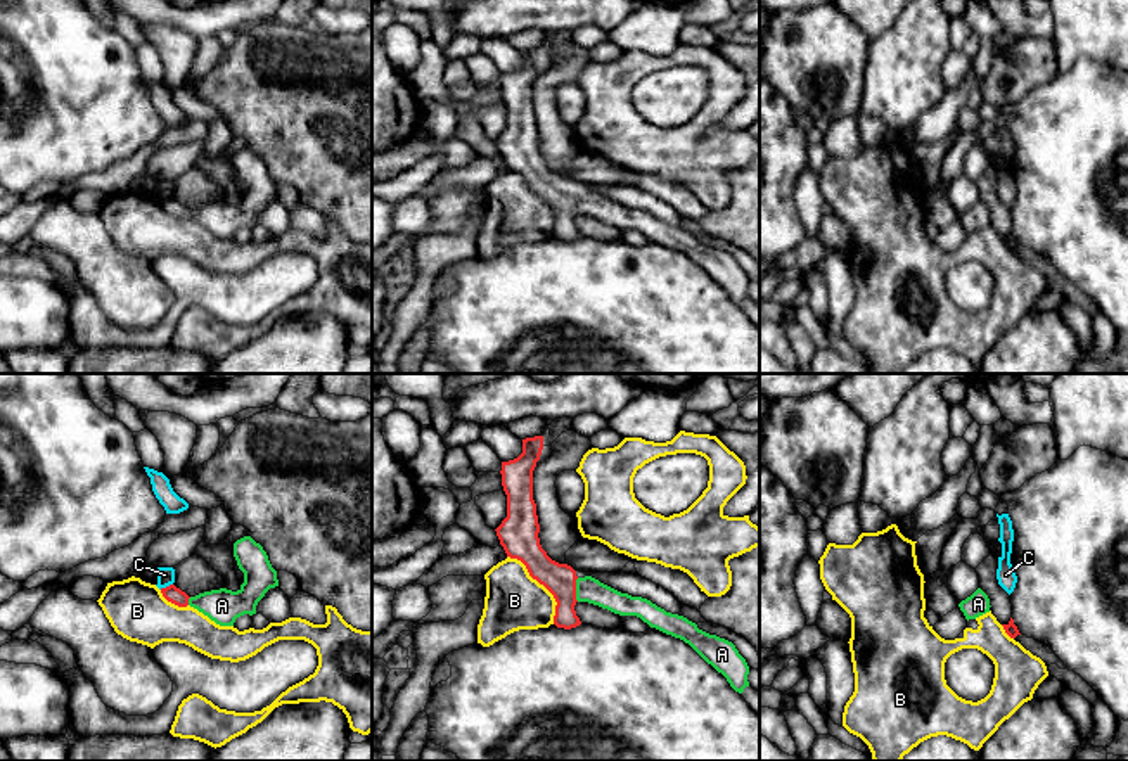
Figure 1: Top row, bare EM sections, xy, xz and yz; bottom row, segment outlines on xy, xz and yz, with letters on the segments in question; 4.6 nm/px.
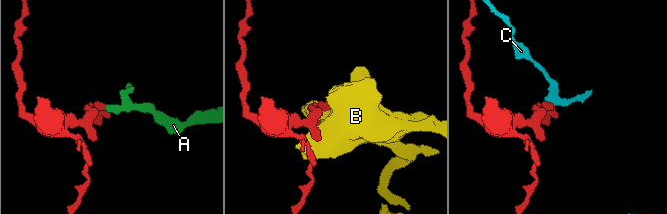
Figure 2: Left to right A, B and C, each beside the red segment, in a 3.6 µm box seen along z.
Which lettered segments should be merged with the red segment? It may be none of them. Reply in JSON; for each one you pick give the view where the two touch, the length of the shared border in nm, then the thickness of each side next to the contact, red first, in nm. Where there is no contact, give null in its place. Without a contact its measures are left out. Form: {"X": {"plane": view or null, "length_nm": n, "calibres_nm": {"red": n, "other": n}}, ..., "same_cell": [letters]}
{"A": {"plane": "xz", "length_nm": 110, "calibres_nm": {"red": 150, "other": 120}}, "same_cell": ["A"]}

